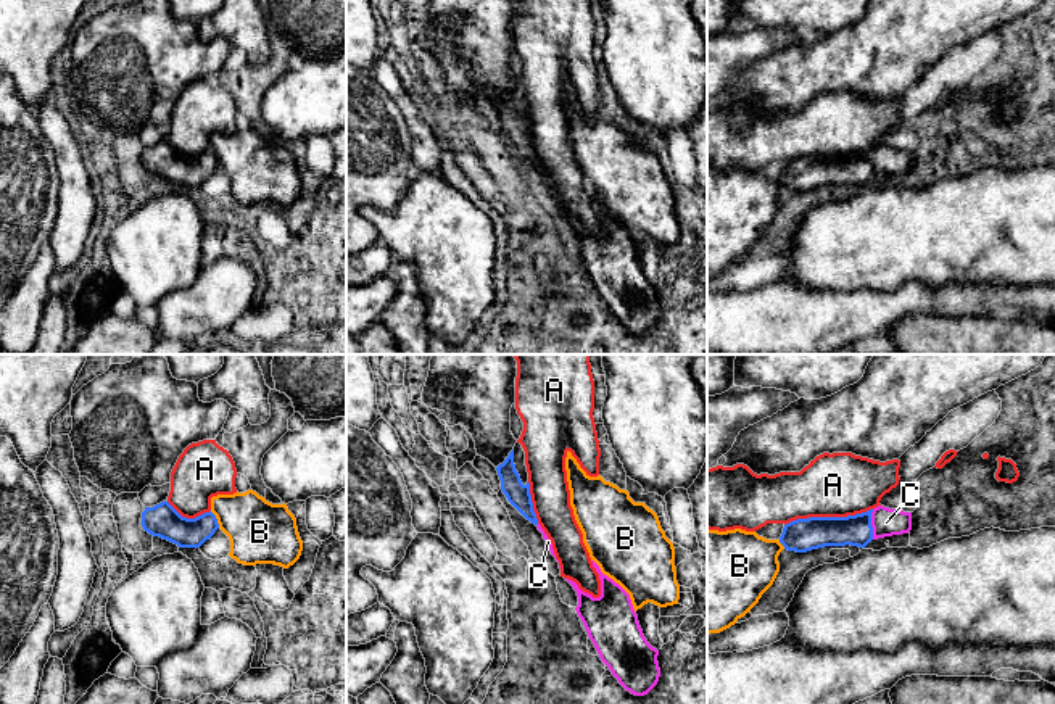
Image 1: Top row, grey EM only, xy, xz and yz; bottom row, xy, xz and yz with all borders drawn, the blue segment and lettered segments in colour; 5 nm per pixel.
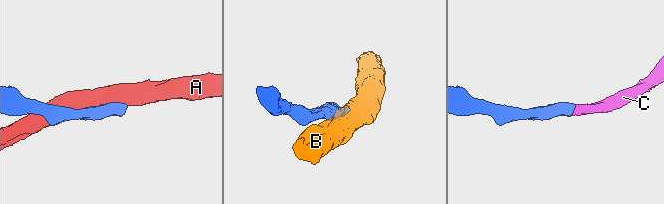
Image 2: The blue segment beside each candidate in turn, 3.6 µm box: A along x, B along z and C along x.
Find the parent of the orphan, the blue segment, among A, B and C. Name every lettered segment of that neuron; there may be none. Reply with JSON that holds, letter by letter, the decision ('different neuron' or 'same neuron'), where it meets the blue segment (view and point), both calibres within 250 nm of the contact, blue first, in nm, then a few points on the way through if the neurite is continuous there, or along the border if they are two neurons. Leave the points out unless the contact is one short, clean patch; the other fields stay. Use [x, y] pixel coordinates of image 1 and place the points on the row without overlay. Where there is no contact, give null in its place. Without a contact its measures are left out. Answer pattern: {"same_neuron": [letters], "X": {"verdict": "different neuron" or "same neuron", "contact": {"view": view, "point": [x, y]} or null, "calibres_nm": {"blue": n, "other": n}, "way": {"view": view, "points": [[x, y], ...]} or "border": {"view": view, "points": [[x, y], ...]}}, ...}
{"same_neuron": ["C"], "A": {"verdict": "different neuron", "contact": {"view": "yz", "point": [828, 157]}, "calibres_nm": {"blue": 170, "other": 320}, "border": {"view": "yz", "points": [[872, 147], [846, 155], [798, 157], [785, 165]]}}, "B": {"verdict": "different neuron", "contact": {"view": "xy", "point": [216, 158]}, "calibres_nm": {"blue": 160, "other": 320}}, "C": {"verdict": "same neuron", "contact": {"view": "yz", "point": [870, 163]}, "calibres_nm": {"blue": 160, "other": 140}, "way": {"view": "yz", "points": [[856, 169], [870, 163], [886, 161]]}}}

